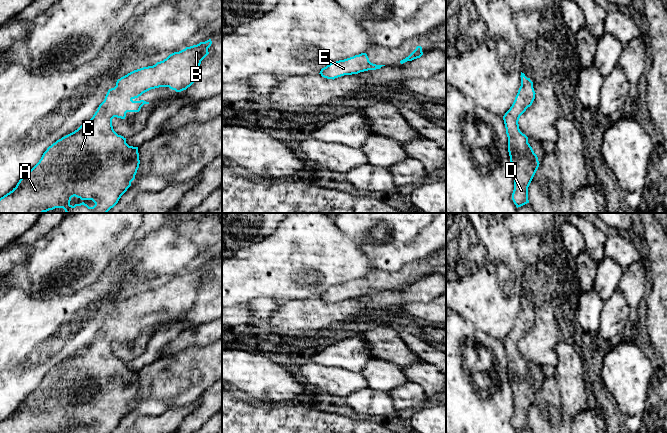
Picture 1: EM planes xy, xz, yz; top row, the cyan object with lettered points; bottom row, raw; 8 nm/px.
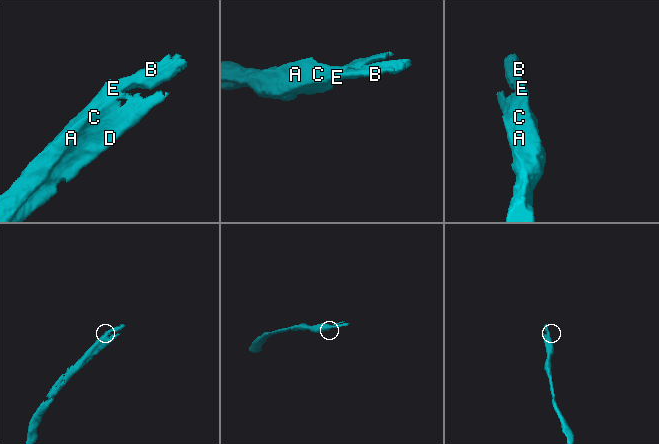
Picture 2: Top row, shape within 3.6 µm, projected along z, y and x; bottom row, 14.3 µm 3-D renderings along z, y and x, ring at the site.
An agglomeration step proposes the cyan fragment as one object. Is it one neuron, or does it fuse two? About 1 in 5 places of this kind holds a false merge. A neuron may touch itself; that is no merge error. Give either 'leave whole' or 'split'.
leave whole

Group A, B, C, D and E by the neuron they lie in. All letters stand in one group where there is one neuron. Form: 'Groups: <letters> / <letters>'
Groups: A B C D E

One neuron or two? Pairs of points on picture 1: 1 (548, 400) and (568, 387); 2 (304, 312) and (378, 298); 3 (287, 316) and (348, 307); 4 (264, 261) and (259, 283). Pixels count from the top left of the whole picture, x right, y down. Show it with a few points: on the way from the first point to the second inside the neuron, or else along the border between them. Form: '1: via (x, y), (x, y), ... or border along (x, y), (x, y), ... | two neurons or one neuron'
1: border along (554, 377), (559, 388), (561, 408), (563, 410) | two neurons
2: via (322, 312), (341, 311), (360, 302) | one neuron
3: via (302, 314), (333, 312) | one neuron
4: via (264, 266), (259, 272), (259, 278) | one neuron

